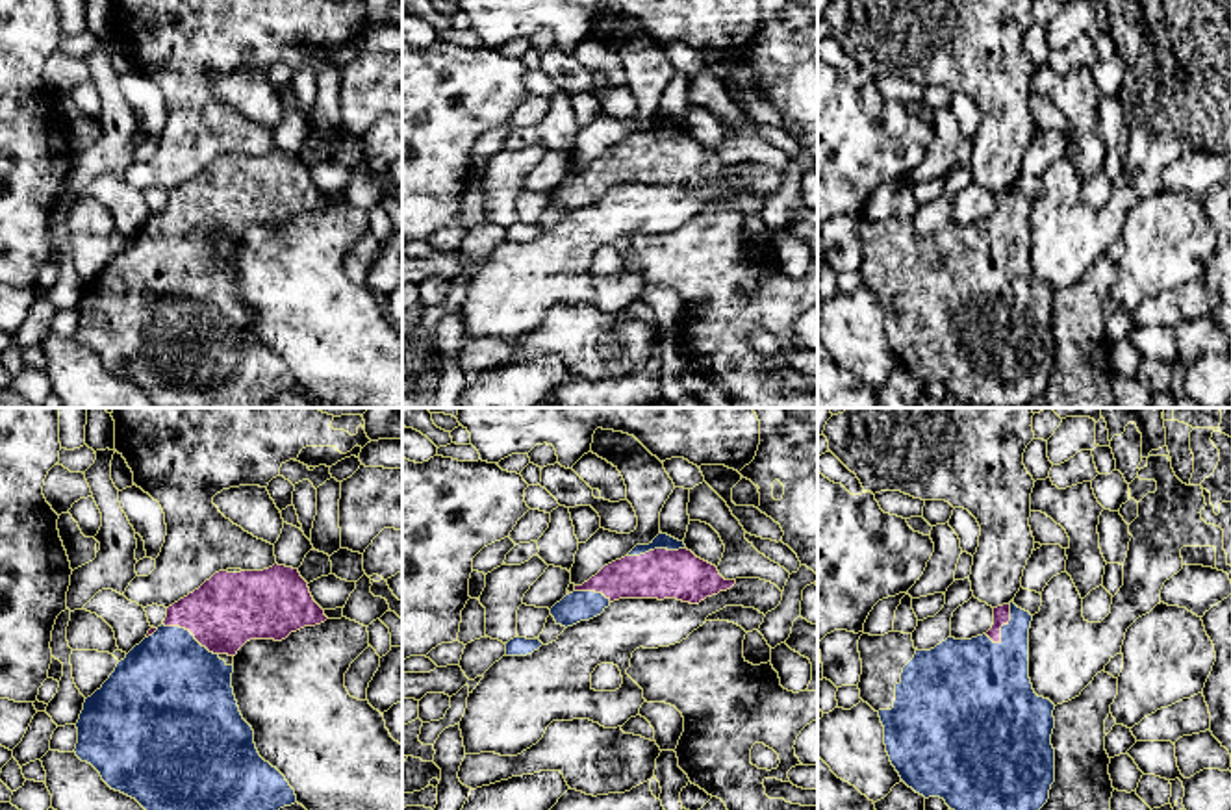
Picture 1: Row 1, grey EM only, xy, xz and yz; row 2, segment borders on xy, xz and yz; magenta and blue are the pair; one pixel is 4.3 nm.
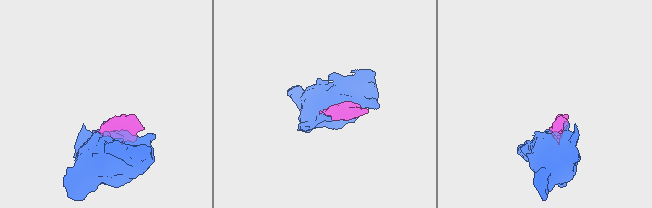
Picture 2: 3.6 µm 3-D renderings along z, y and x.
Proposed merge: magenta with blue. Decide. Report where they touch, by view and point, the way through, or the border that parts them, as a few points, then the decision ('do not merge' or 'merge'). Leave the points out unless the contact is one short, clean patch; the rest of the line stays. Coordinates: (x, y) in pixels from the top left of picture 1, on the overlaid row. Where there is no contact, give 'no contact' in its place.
contact yz (1003, 623); merge

